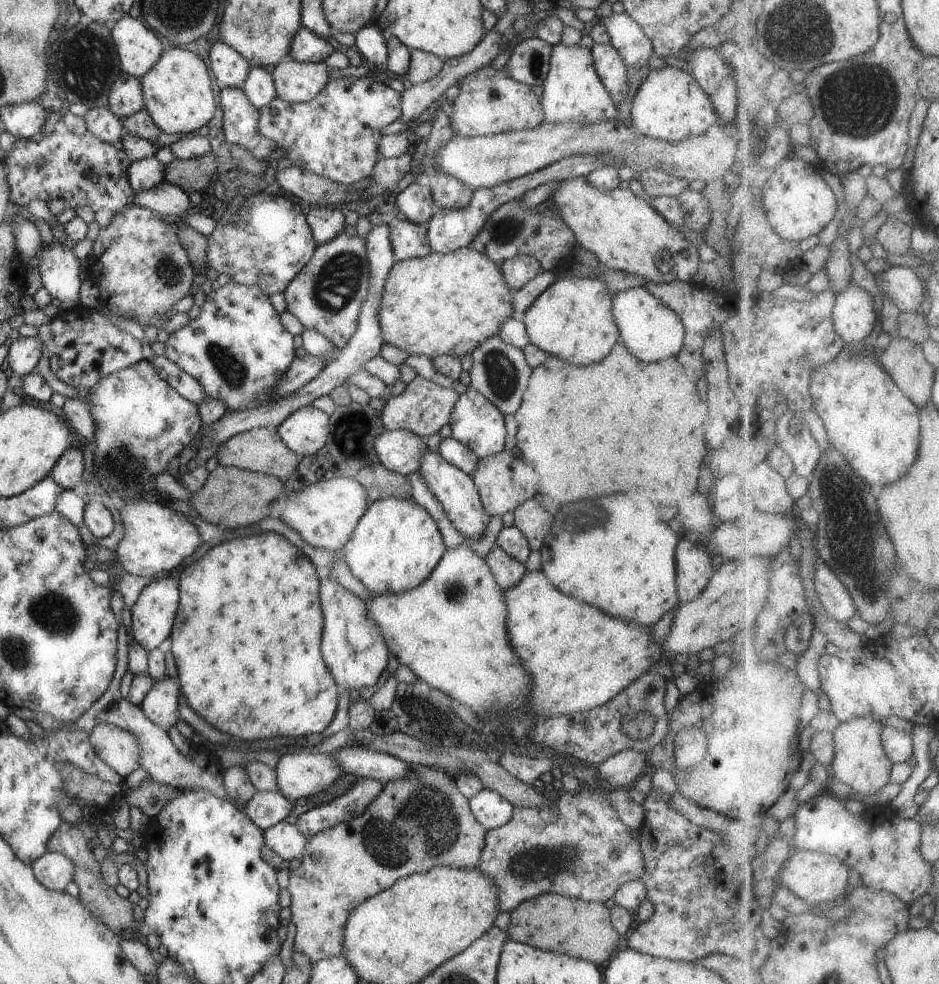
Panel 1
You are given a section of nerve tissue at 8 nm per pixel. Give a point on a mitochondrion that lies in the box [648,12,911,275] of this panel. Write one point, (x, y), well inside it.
(870, 99)

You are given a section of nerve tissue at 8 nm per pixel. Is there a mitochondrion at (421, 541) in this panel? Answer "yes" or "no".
no

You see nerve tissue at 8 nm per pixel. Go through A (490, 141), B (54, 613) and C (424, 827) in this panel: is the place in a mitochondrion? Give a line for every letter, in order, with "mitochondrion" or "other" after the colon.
A: other
B: mitochondrion
C: mitochondrion

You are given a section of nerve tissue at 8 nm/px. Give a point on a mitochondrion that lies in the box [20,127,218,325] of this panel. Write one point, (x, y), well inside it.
(168, 273)

